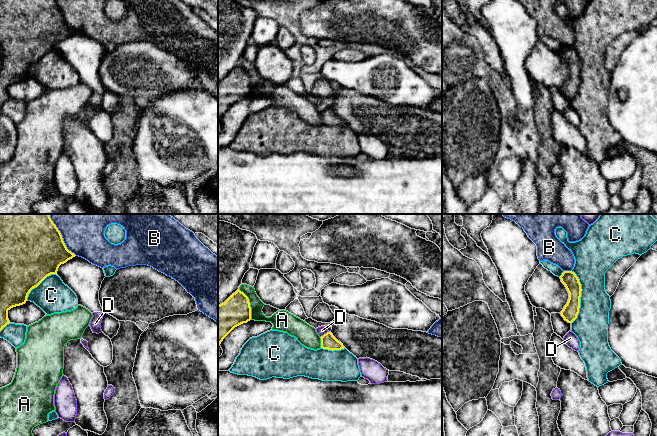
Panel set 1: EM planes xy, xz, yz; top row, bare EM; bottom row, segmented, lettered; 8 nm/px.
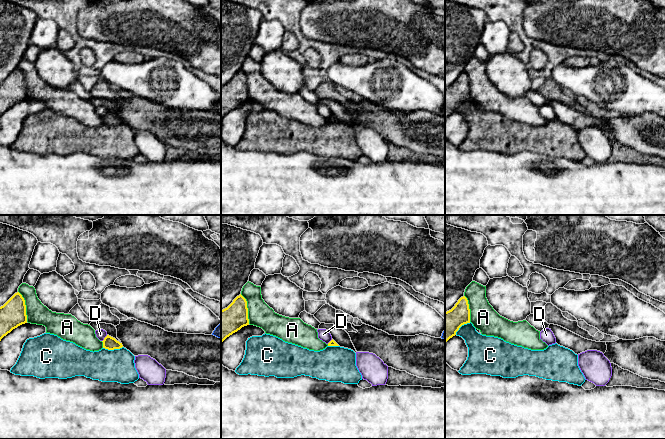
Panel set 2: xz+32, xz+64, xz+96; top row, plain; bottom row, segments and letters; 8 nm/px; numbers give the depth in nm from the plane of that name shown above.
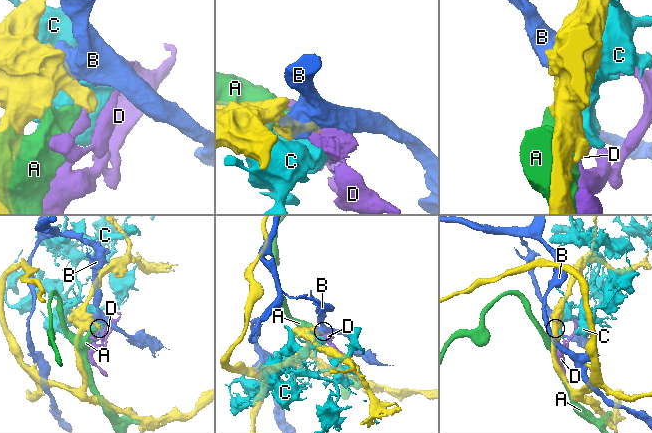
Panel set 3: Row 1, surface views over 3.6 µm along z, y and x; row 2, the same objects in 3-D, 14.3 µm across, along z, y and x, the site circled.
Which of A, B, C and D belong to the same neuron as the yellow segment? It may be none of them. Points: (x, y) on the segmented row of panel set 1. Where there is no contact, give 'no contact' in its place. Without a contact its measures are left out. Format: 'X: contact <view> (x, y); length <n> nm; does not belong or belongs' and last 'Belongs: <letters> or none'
A: contact xz (249, 304); length 260 nm; does not belong
B: contact xy (61, 236); length 400 nm; does not belong
C: contact yz (580, 296); length 440 nm; does not belong
D: contact xz (324, 334); length 90 nm; does not belong
Belongs: none

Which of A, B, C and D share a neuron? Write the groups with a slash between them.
A / B / C / D

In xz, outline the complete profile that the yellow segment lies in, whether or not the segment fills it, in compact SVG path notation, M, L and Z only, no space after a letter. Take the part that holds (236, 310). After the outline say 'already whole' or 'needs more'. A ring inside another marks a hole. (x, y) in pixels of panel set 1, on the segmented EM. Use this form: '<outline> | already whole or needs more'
M239 289L218 305L218 345L237 326L251 320L248 297Z | already whole

